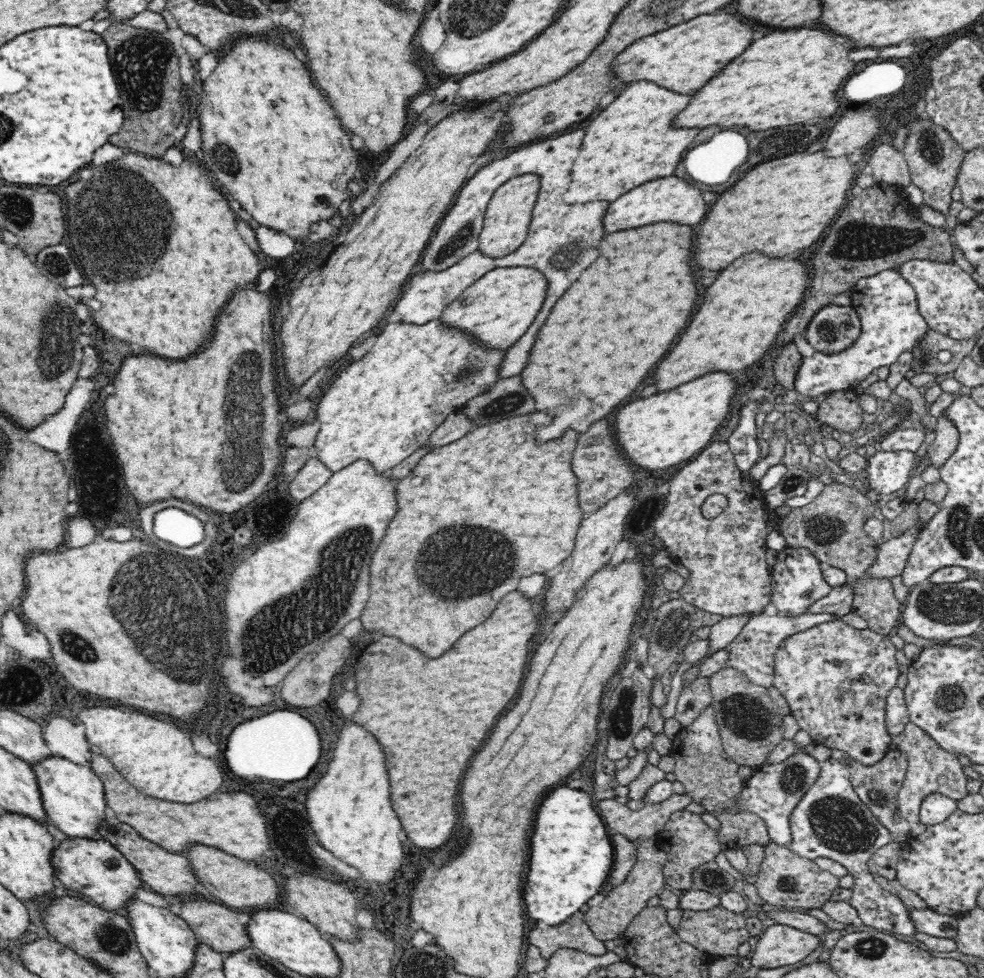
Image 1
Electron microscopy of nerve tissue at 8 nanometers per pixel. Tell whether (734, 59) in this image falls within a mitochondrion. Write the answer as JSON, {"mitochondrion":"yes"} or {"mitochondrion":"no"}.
{"mitochondrion":"no"}

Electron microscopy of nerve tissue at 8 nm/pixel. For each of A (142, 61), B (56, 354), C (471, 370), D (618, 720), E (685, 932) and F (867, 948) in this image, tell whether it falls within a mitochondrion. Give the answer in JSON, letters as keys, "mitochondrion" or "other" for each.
{"A":"mitochondrion","B":"mitochondrion","C":"mitochondrion","D":"mitochondrion","E":"other","F":"mitochondrion"}

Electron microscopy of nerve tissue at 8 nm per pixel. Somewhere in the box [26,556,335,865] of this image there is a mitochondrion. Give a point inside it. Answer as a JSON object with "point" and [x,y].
{"point":[82,650]}

